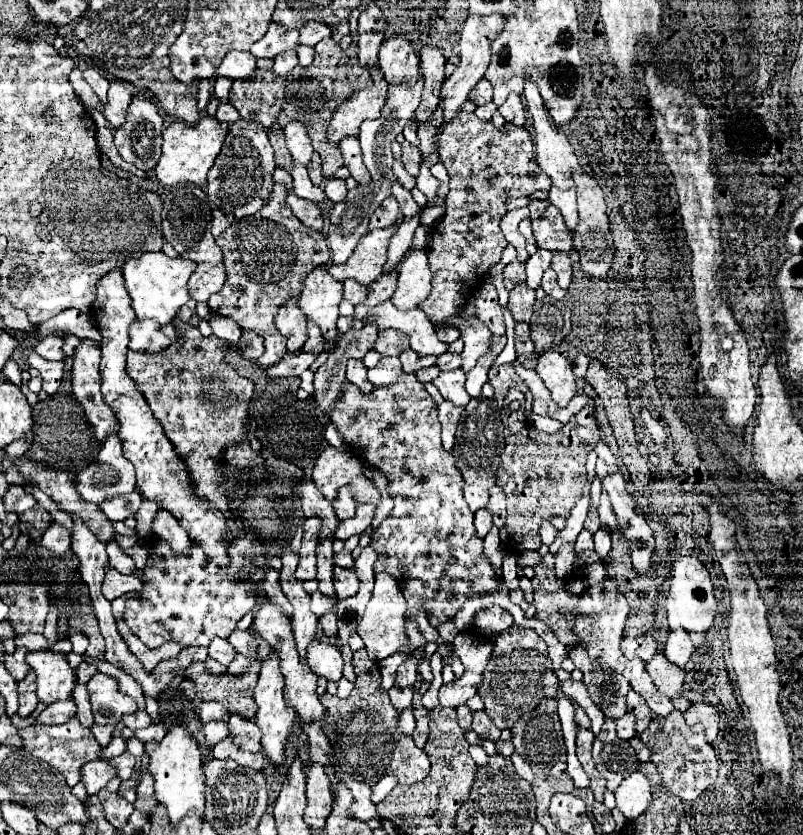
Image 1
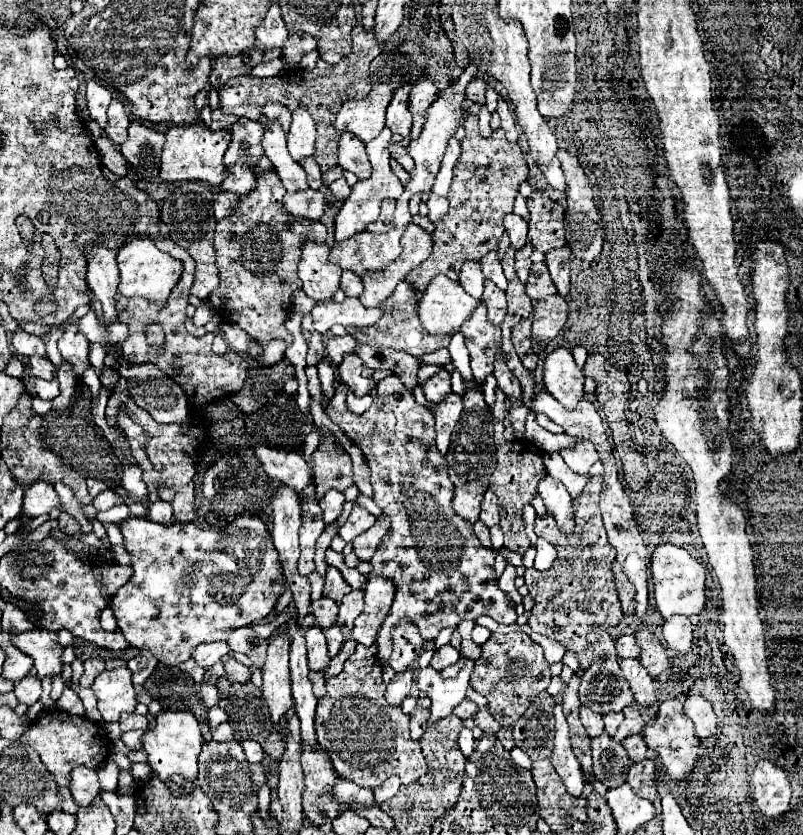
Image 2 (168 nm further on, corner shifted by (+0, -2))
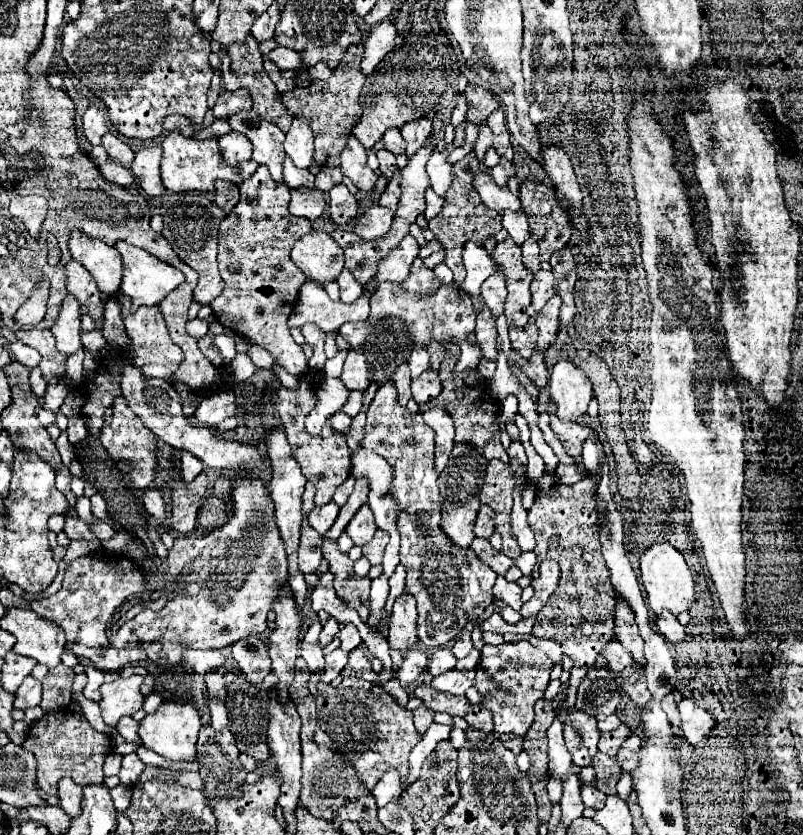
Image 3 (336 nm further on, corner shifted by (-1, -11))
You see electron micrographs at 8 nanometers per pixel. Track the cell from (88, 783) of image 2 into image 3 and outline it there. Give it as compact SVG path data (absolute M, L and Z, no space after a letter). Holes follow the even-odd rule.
M63 777L59 781L59 791L57 797L61 801L61 809L69 815L69 817L77 817L81 811L81 789L79 785L75 785L71 779Z

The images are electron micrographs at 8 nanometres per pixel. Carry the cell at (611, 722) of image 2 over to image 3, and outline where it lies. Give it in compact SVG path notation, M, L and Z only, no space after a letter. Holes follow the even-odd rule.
M599 715L597 717L597 727L599 727L599 731L613 731L613 729L617 729L619 727L619 717L617 715Z

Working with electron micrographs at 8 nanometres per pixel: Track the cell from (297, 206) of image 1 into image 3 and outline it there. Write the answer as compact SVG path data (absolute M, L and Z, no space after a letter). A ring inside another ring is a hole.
M307 187L291 189L291 201L287 207L291 215L315 221L317 217L321 217L325 207L327 207L327 199L325 199L323 191L307 189Z

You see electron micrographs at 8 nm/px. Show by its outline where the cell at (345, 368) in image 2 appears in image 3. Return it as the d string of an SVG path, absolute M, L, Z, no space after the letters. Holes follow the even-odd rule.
M351 349L345 357L345 365L343 365L343 375L341 375L343 383L347 389L357 389L357 391L365 391L369 387L369 363L365 361L365 357Z

